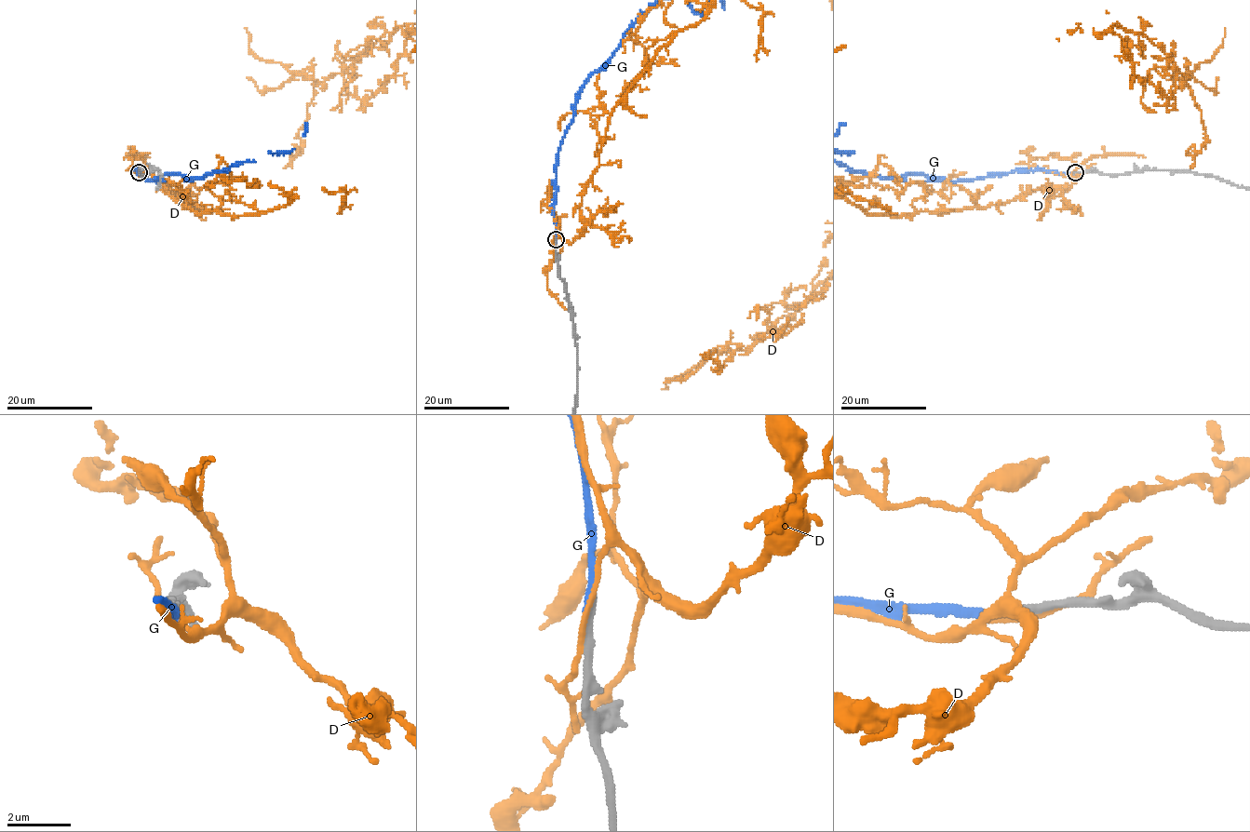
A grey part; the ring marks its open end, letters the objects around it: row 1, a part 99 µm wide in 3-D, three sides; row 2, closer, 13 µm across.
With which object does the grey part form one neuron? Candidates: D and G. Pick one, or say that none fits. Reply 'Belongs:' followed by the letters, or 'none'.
Belongs: none

